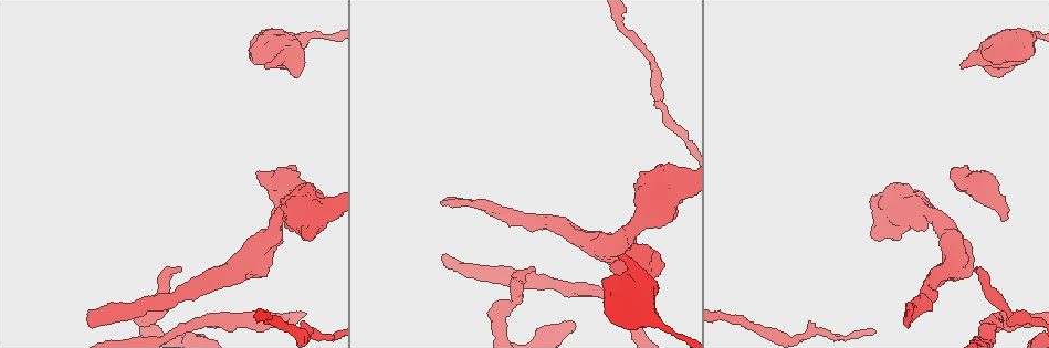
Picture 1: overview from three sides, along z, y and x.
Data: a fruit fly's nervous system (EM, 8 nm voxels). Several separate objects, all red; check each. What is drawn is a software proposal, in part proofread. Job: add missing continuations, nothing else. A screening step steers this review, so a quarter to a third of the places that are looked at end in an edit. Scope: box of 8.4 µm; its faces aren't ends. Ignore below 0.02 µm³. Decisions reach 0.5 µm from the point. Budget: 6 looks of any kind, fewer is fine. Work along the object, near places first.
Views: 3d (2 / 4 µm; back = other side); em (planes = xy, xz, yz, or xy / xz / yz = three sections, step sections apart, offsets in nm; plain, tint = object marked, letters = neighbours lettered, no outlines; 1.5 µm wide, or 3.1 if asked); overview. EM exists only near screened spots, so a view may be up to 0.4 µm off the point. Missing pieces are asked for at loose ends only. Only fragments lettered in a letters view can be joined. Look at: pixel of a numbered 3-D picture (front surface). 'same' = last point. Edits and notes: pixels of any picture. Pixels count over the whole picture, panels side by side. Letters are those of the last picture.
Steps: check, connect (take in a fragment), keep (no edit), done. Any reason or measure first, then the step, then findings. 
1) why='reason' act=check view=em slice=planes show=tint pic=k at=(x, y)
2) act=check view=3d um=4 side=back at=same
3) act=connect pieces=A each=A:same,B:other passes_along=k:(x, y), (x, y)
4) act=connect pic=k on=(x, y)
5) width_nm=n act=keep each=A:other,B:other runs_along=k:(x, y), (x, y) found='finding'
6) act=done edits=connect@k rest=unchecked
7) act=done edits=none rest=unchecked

why='free end' act=check view=em slice=yz step=4 show=letters pic=1 at=(1000, 219)

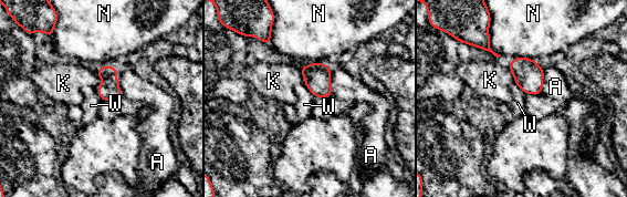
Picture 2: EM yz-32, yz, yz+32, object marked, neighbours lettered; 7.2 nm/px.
act=connect pieces=W each=A:other,K:other,N:other,W:same passes_along=2:(316, 75), (310, 91), (304, 104) found='it goes on there'

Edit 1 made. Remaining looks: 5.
act=check view=em slice=xy step=8 show=letters pic=1 at=(266, 68)

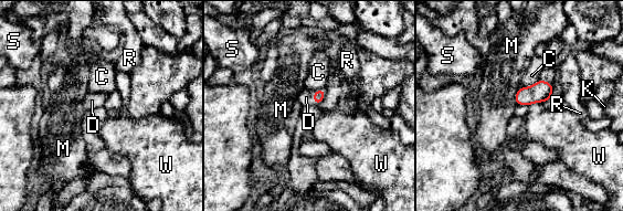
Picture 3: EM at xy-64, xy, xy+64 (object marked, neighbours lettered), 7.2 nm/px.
why='another direction' act=check view=em slice=planes show=letters at=same

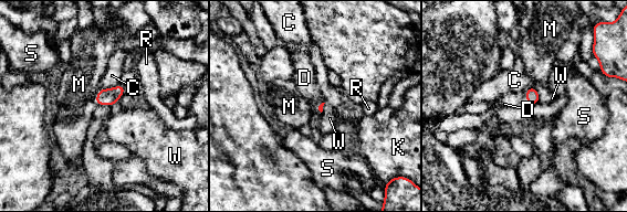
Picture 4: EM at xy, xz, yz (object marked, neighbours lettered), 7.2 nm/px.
act=connect pieces=D each=C:other,D:same,K:other,M:other,R:other,S:other,W:other passes_along=4:(532, 96), (526, 97), (512, 99) found='it goes on there'

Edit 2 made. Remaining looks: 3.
act=check view=overview

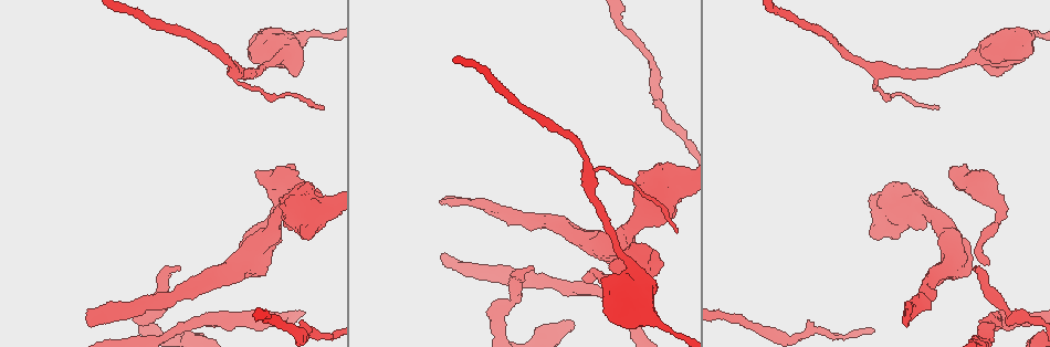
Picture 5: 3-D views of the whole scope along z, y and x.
why='end of a long branch' act=check view=3d um=2 pic=5 at=(88, 322)

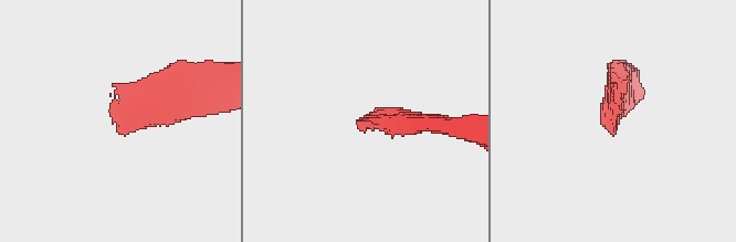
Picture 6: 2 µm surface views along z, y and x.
act=check view=em slice=planes show=letters pic=6 at=(611, 127)

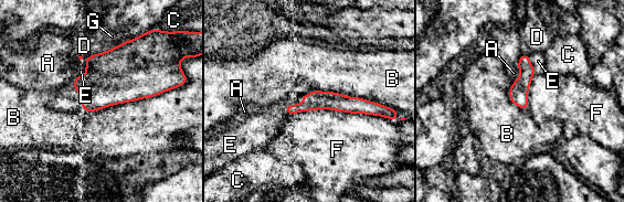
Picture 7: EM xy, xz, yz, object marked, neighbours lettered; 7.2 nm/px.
act=connect pieces=E each=A:other,B:other,C:other,D:other,E:same,F:other,G:other found='it goes on there'

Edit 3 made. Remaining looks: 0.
act=done edits=connect@2,connect@4,connect@7 rest=unchecked

